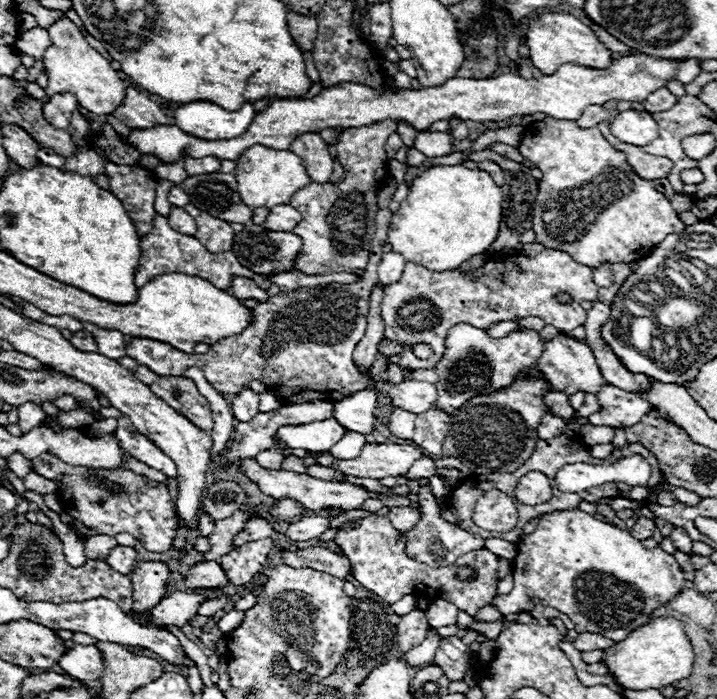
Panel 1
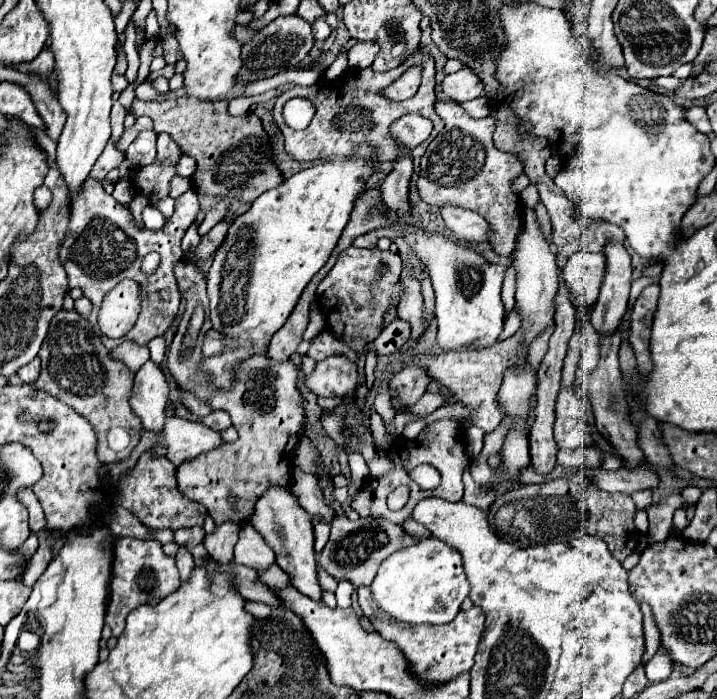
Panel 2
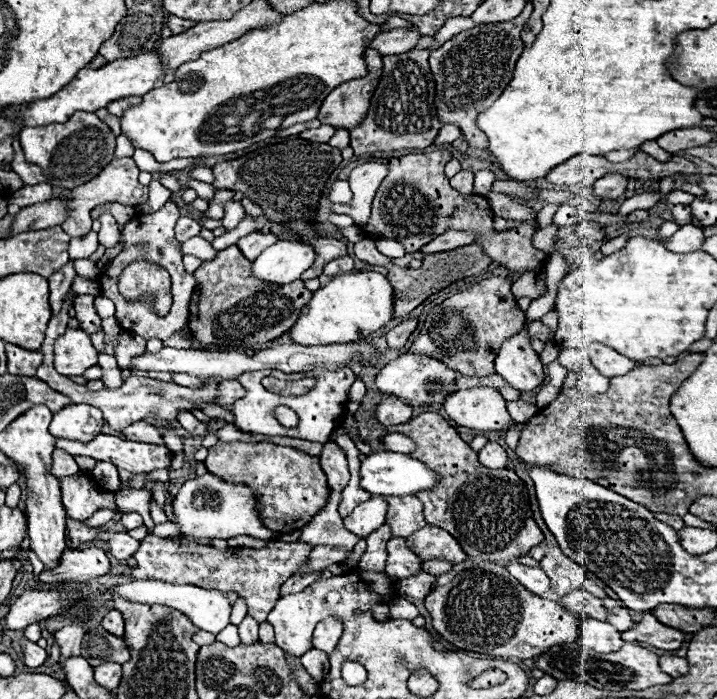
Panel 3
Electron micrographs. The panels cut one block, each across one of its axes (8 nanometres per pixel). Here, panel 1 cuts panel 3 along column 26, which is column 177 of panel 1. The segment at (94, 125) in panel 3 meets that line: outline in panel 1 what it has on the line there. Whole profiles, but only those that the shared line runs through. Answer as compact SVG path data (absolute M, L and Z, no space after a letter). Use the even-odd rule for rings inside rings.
M628 54L628 56L614 58L608 68L586 68L586 66L576 66L576 64L564 64L554 74L544 74L542 78L522 78L518 74L500 74L500 76L494 76L494 78L450 78L442 86L436 86L436 88L402 90L398 94L392 94L392 92L378 94L376 90L372 90L368 86L344 82L344 84L336 84L336 86L322 90L322 94L318 94L314 98L306 98L306 100L280 98L280 100L274 100L266 110L254 114L252 124L248 126L248 130L242 136L232 138L232 140L198 140L196 136L188 136L186 132L182 132L180 128L176 128L172 124L158 124L158 126L146 128L146 130L132 130L128 138L122 136L122 142L136 148L142 156L144 154L156 156L160 162L176 162L180 156L192 156L192 158L214 156L214 158L220 158L220 160L236 160L240 156L240 152L244 152L246 148L250 148L254 144L274 148L274 150L286 150L290 146L290 142L302 132L320 132L324 128L360 128L362 124L380 122L384 118L390 118L394 122L406 120L416 130L426 130L432 122L444 120L448 116L460 116L462 120L474 120L474 122L500 122L500 120L506 120L506 118L512 118L512 116L542 112L542 114L556 118L556 120L578 120L582 116L584 108L592 106L592 104L604 104L608 100L644 102L648 98L648 94L652 94L658 88L664 88L670 78L676 78L676 72L678 72L678 60L654 58L654 56L648 56L648 54Z

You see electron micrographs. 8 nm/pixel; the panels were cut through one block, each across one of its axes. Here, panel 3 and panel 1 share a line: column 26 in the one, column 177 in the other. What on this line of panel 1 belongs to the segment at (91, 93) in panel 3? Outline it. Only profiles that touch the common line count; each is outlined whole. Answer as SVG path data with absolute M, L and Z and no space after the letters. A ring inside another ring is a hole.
M196 100L180 104L174 110L174 124L190 136L202 140L228 140L240 136L254 116L252 104L242 104L240 110L228 112L214 102Z

